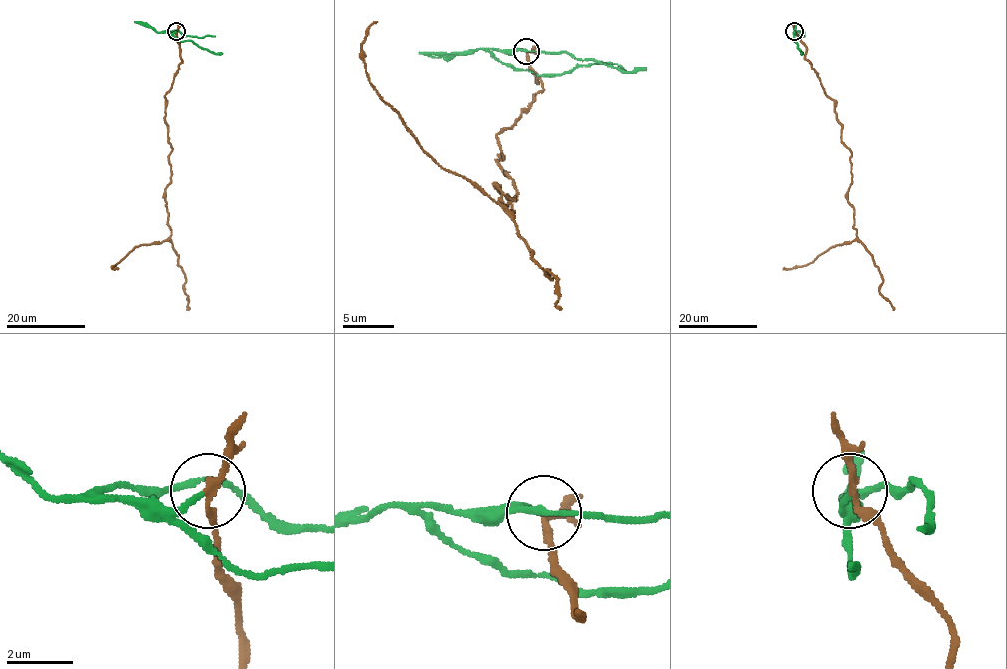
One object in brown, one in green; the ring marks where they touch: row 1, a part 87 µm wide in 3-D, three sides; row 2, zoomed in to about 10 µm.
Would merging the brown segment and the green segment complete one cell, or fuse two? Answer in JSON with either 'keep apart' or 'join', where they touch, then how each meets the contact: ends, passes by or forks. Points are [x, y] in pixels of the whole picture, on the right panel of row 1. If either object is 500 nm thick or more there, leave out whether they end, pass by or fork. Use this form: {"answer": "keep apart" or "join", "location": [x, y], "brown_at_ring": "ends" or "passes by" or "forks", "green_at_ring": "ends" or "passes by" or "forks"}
{"answer": "keep apart", "location": [794, 31], "brown_at_ring": "passes by", "green_at_ring": "ends"}

